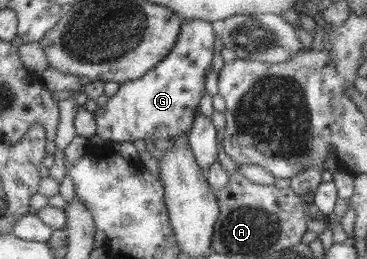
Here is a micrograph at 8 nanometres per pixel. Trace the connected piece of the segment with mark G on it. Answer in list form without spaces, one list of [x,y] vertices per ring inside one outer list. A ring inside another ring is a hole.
[[[185,18],[179,26],[175,44],[169,54],[159,60],[143,76],[119,83],[118,89],[103,105],[97,105],[93,120],[96,135],[111,142],[181,136],[191,128],[198,112],[199,98],[204,93],[205,74],[213,58],[216,27],[201,19]]]

